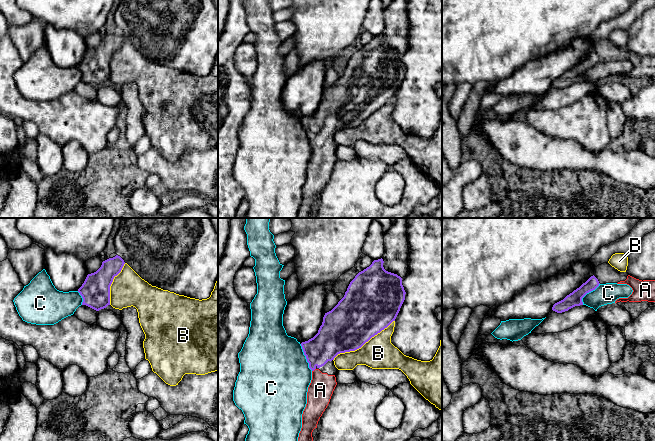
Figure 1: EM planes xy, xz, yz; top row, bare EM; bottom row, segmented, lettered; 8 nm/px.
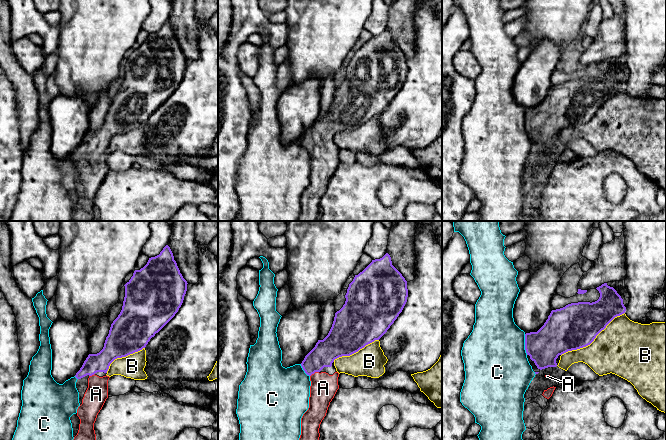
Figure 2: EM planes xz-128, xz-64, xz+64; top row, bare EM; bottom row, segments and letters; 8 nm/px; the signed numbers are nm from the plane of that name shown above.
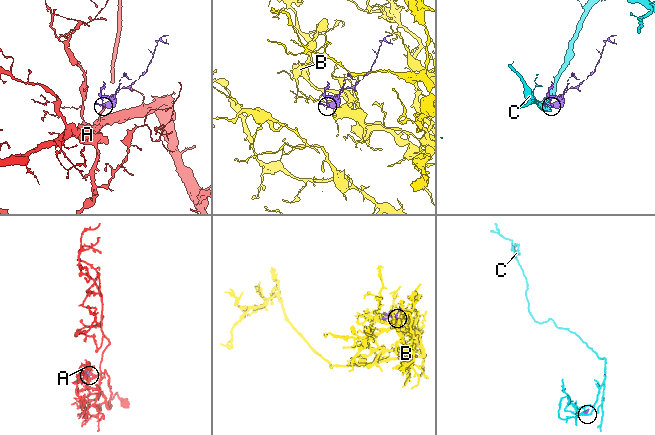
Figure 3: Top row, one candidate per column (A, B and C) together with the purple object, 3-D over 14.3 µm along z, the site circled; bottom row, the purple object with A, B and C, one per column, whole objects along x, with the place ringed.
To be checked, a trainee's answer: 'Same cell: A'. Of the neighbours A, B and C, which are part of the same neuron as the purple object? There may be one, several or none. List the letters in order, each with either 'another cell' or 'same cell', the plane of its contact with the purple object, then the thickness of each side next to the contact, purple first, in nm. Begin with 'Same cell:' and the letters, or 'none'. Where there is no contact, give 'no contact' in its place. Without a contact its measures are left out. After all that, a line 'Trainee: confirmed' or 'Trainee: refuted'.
Same cell: A
A: same cell | xz | 240/200 nm
B: another cell | xz | 400/260 nm
C: another cell | xz | 260/480 nm
Trainee: confirmed

